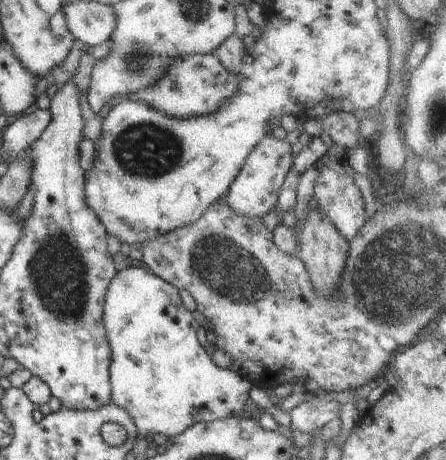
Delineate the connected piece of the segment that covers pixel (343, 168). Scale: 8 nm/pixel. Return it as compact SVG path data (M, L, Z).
M345 156L336 160L328 160L328 162L324 162L313 189L313 203L318 207L318 210L324 212L324 216L348 242L354 240L354 236L358 236L358 232L366 223L364 198L354 182L354 175L355 171Z

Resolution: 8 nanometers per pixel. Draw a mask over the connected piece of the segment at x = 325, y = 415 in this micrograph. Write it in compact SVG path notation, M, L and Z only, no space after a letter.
M314 396L290 410L292 428L310 435L320 431L328 422L340 416L340 403L323 401Z

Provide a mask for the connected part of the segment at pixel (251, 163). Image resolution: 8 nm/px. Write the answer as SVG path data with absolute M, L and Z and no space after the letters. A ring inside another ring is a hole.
M266 134L260 144L248 154L243 168L236 179L230 184L228 193L222 202L232 208L240 218L262 218L268 212L275 212L278 193L292 166L291 145L284 139L275 138L273 134Z

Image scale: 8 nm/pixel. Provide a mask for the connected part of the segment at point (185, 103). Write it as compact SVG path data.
M192 54L192 56L184 56L182 60L174 60L174 64L168 66L168 72L164 72L164 76L160 76L156 84L150 84L140 92L132 92L127 100L144 102L156 108L158 112L164 112L176 118L206 116L216 112L216 108L220 108L224 100L228 100L238 92L238 84L241 80L241 75L228 73L214 54Z

